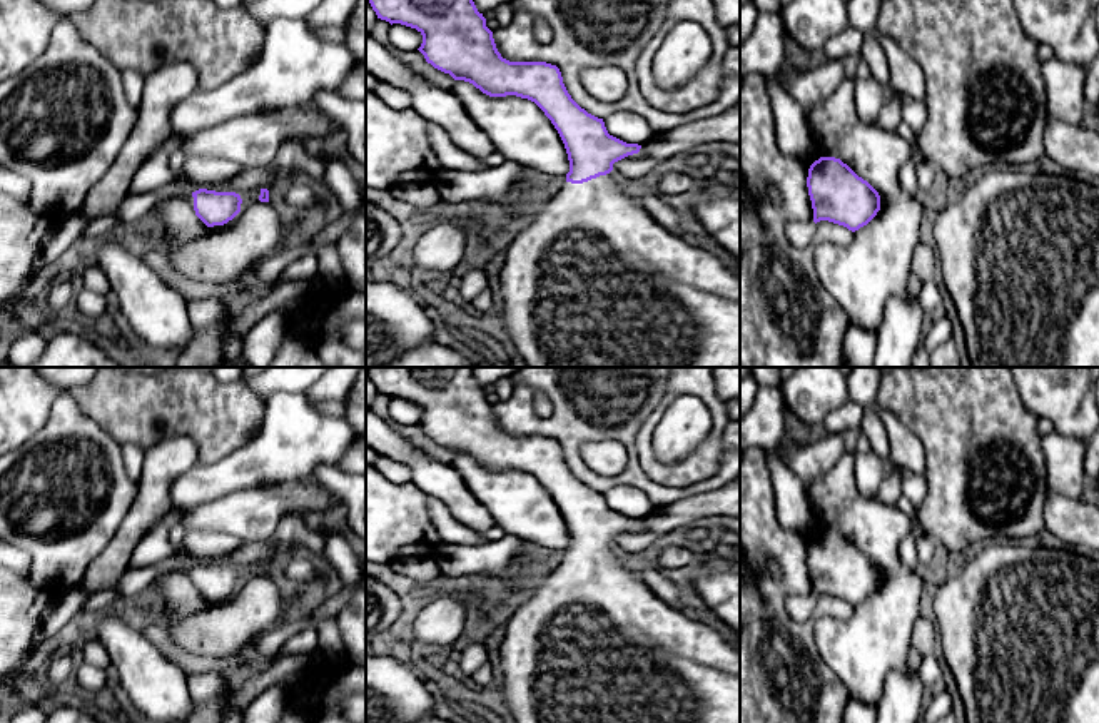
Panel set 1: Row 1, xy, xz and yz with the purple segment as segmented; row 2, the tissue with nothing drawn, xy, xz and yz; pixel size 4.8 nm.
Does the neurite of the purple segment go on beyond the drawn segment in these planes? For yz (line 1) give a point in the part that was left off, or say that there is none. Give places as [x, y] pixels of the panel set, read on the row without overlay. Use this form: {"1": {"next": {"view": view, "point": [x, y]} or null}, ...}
{"1": {"next": null}}

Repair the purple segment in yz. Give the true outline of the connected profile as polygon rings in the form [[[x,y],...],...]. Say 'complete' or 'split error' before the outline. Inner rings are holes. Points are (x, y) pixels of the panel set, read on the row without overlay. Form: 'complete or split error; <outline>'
complete; [[[835,531],[810,539],[807,561],[815,598],[828,594],[855,606],[880,584],[879,566]]]

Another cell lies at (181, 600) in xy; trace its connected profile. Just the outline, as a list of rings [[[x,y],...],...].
[[[169,569],[157,578],[157,589],[164,596],[164,624],[180,623],[209,609],[209,601],[195,589],[184,569]]]

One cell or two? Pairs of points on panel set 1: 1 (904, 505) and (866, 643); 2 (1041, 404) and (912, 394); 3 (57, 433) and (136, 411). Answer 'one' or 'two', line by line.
1: two
2: two
3: two

